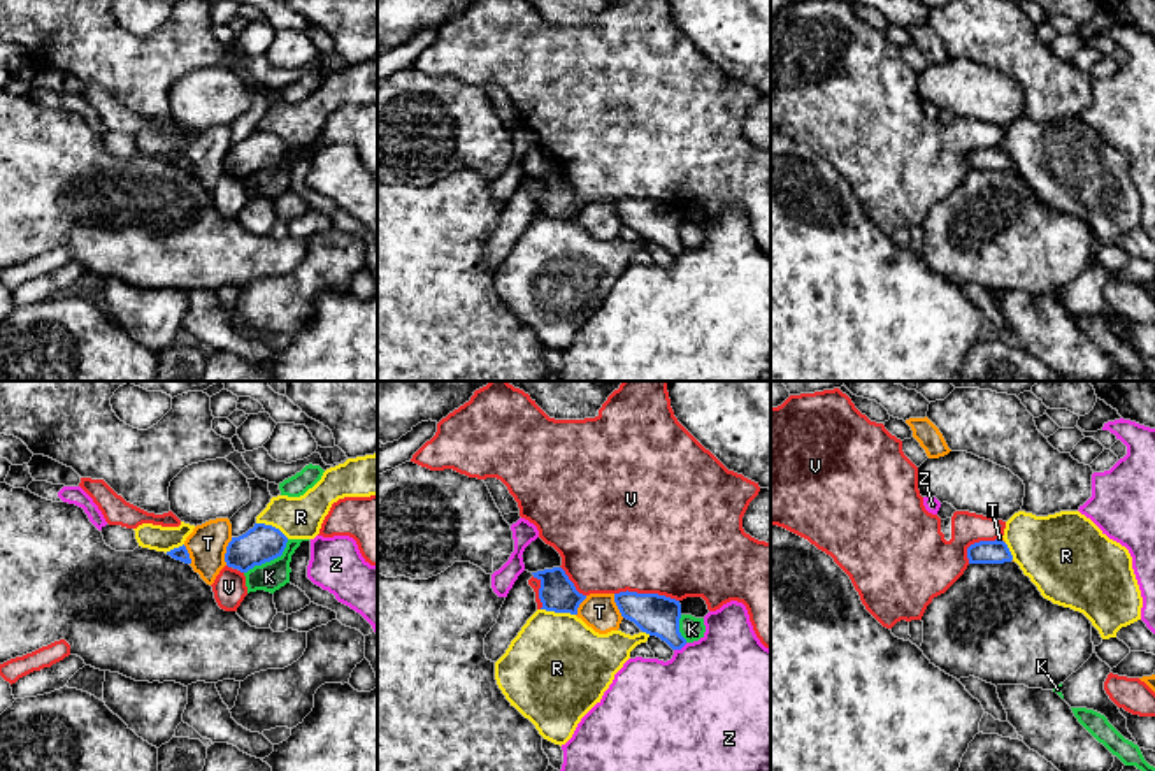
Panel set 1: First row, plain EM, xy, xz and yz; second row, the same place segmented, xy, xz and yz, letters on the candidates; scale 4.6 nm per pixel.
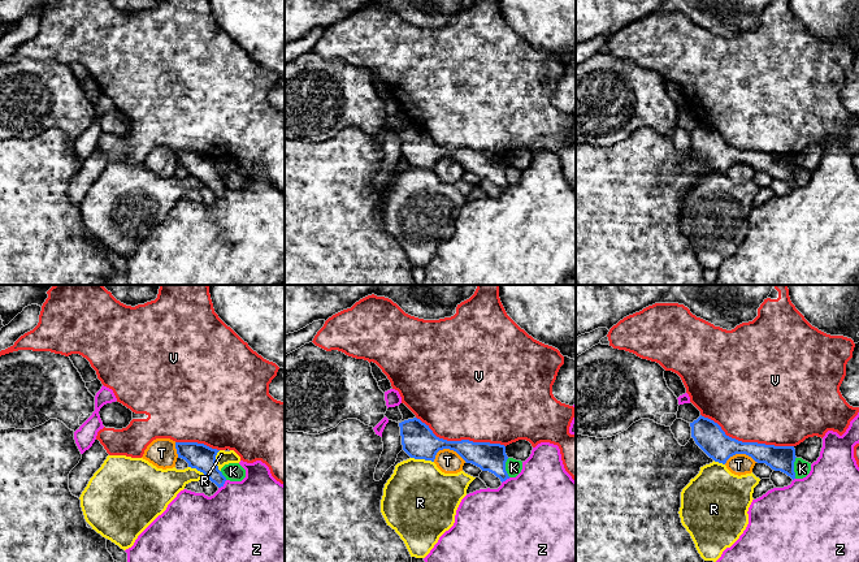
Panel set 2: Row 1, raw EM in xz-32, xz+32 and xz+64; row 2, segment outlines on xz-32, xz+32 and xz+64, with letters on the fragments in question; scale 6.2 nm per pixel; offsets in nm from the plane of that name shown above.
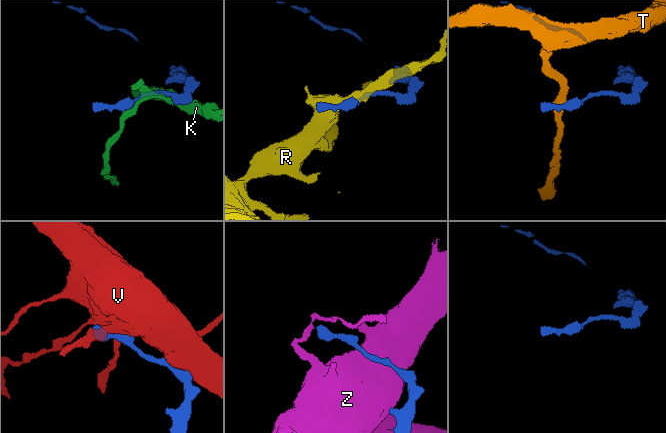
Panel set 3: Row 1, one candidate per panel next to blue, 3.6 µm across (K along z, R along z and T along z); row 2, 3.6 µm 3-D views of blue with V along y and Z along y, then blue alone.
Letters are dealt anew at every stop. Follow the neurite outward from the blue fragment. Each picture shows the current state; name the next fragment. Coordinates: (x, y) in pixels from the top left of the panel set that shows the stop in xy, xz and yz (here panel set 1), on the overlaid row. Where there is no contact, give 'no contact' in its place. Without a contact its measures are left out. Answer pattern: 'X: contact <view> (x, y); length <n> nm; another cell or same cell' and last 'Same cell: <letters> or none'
K: contact xy (269, 561); length 260 nm; another cell
R: contact xz (559, 612); length 160 nm; another cell
T: contact xy (227, 552); length 130 nm; another cell
V: contact xz (646, 594); length 300 nm; another cell
Z: contact xz (680, 648); length 70 nm; another cell
Same cell: none

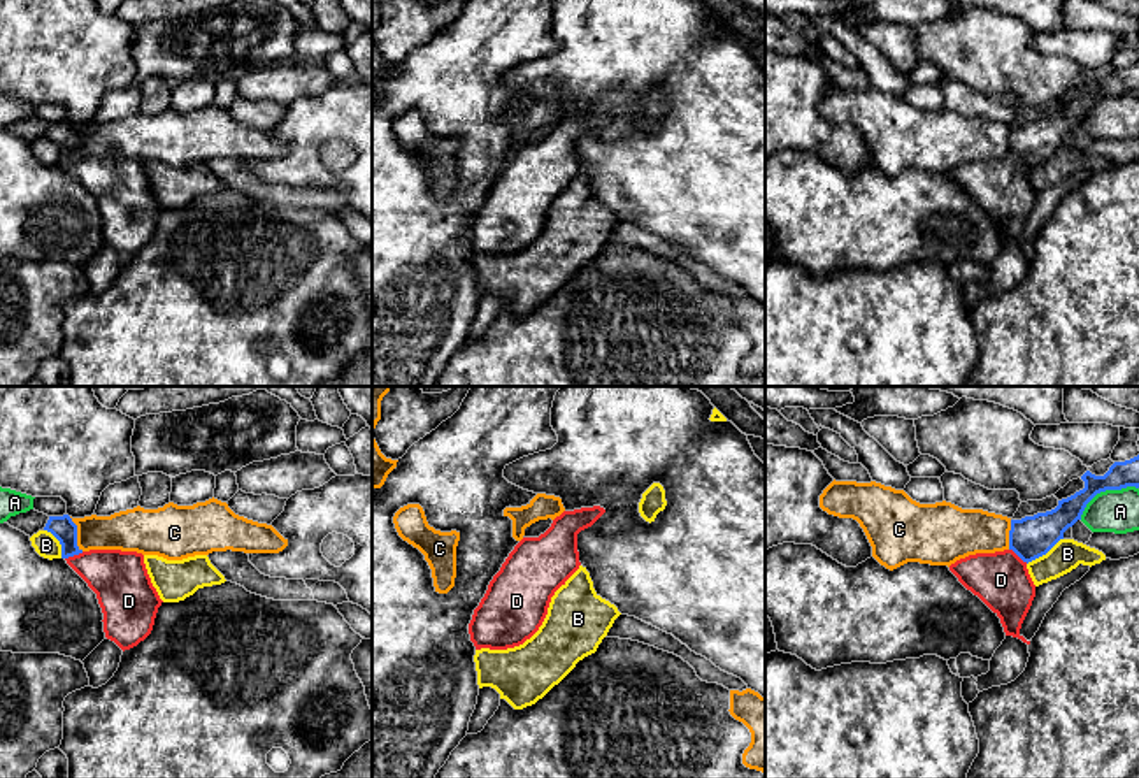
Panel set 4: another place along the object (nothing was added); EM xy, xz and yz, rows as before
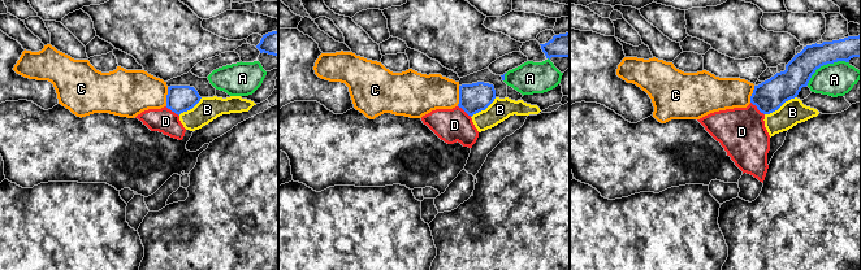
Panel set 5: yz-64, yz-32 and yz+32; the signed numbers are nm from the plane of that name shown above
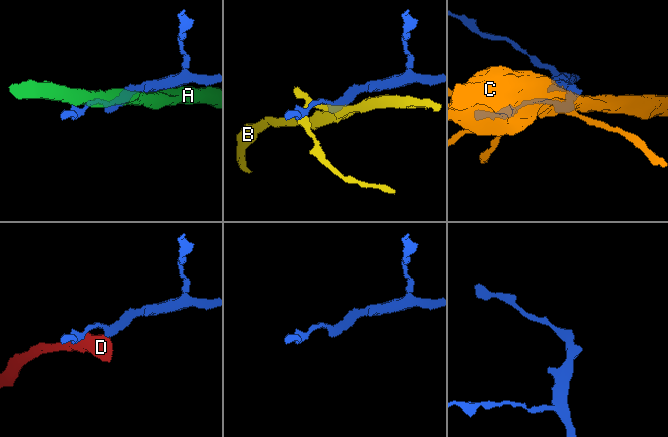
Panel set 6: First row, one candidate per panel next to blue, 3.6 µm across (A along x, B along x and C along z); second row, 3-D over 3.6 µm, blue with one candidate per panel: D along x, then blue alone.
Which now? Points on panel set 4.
A: contact yz (1104, 490); length 300 nm; another cell
B: contact yz (1045, 554); length 200 nm; another cell
C: contact xy (76, 534); length 170 nm; another cell
D: contact xy (74, 554); length 90 nm; same cell
Same cell: D

